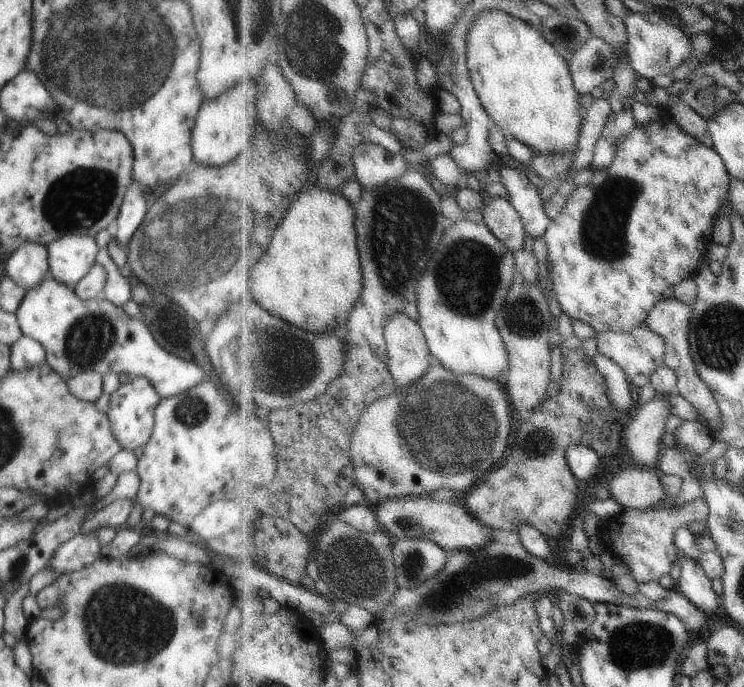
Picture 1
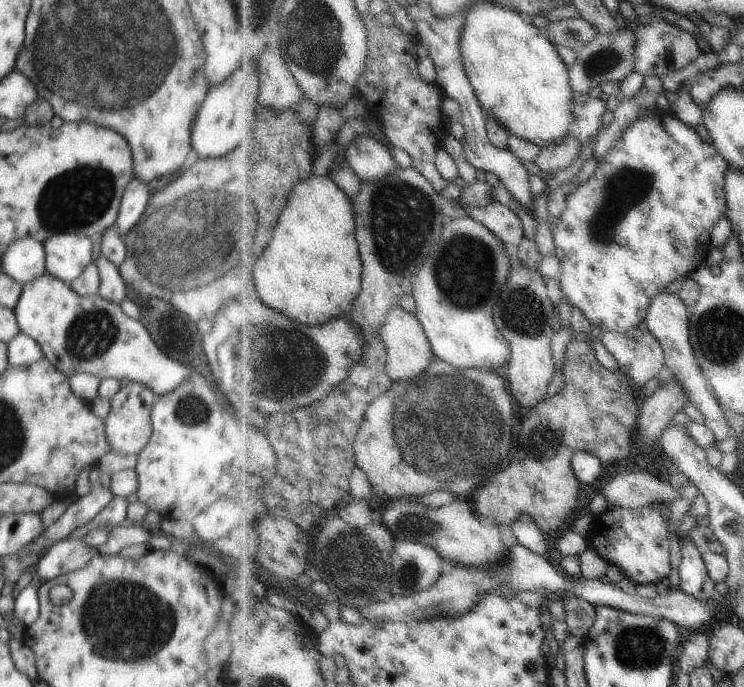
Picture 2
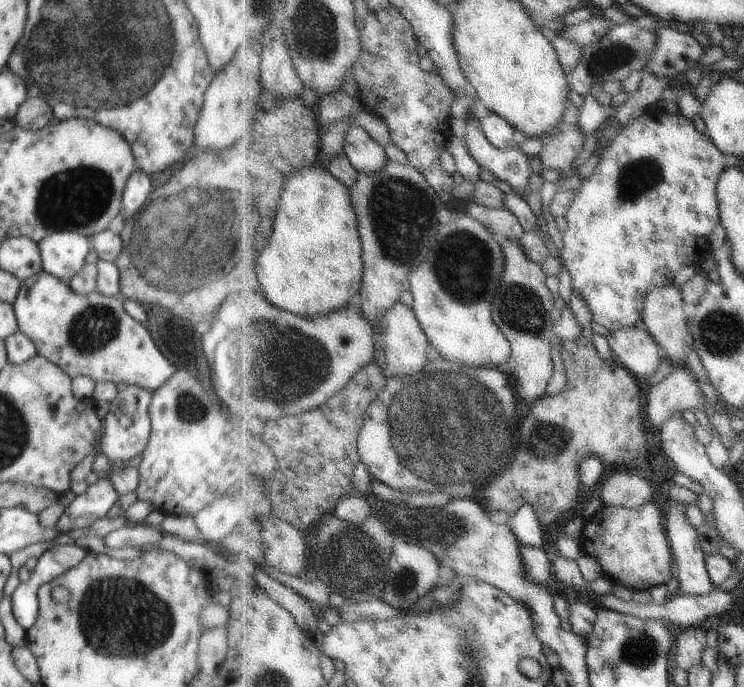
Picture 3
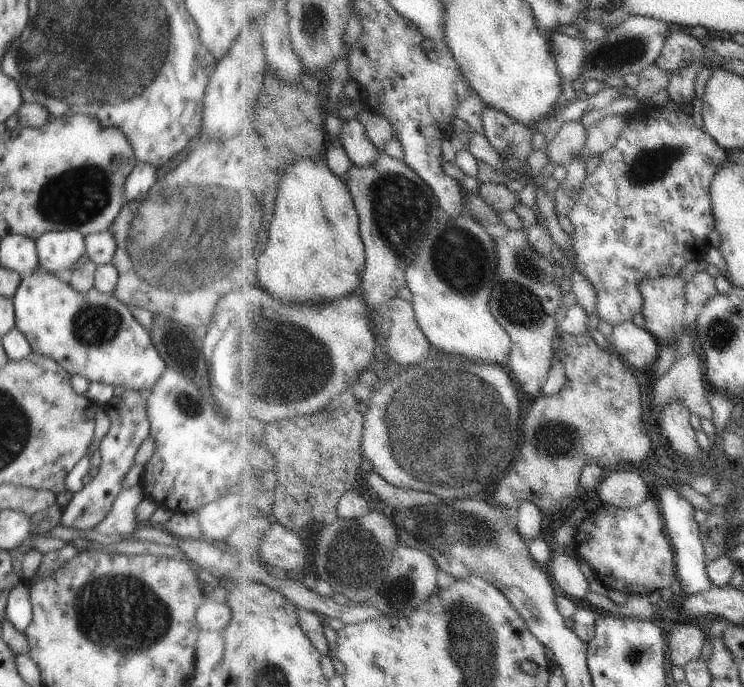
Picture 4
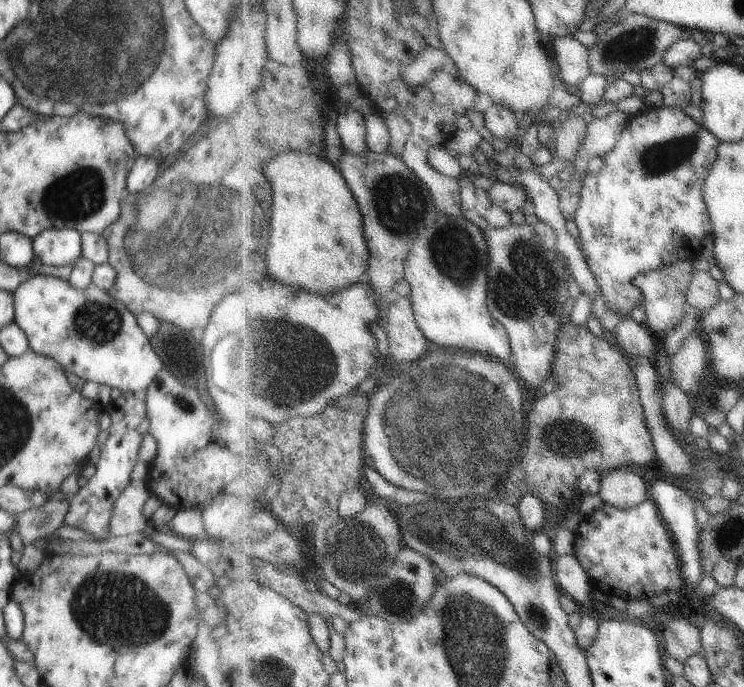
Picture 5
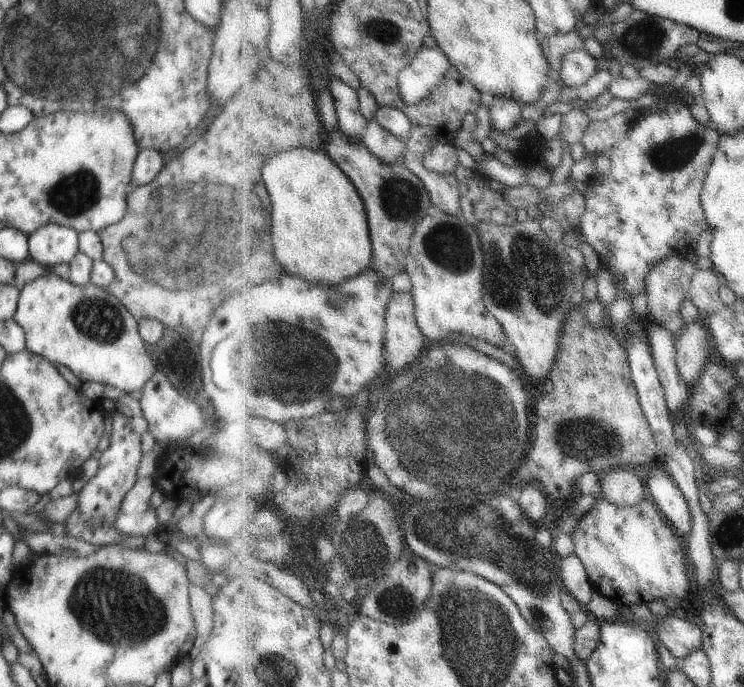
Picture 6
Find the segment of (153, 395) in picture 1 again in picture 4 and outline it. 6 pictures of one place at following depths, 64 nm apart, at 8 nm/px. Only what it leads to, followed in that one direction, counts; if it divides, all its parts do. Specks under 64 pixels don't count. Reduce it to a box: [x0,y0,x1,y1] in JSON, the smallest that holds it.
[59,389,150,531]

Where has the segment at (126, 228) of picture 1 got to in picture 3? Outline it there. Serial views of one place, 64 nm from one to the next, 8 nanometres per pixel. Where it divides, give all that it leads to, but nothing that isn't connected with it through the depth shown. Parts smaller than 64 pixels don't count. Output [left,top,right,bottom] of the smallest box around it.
[119,168,153,220]

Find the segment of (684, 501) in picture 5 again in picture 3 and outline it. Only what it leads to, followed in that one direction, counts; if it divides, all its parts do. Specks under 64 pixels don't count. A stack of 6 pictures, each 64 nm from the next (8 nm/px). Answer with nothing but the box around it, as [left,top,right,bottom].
[669,500,715,595]

